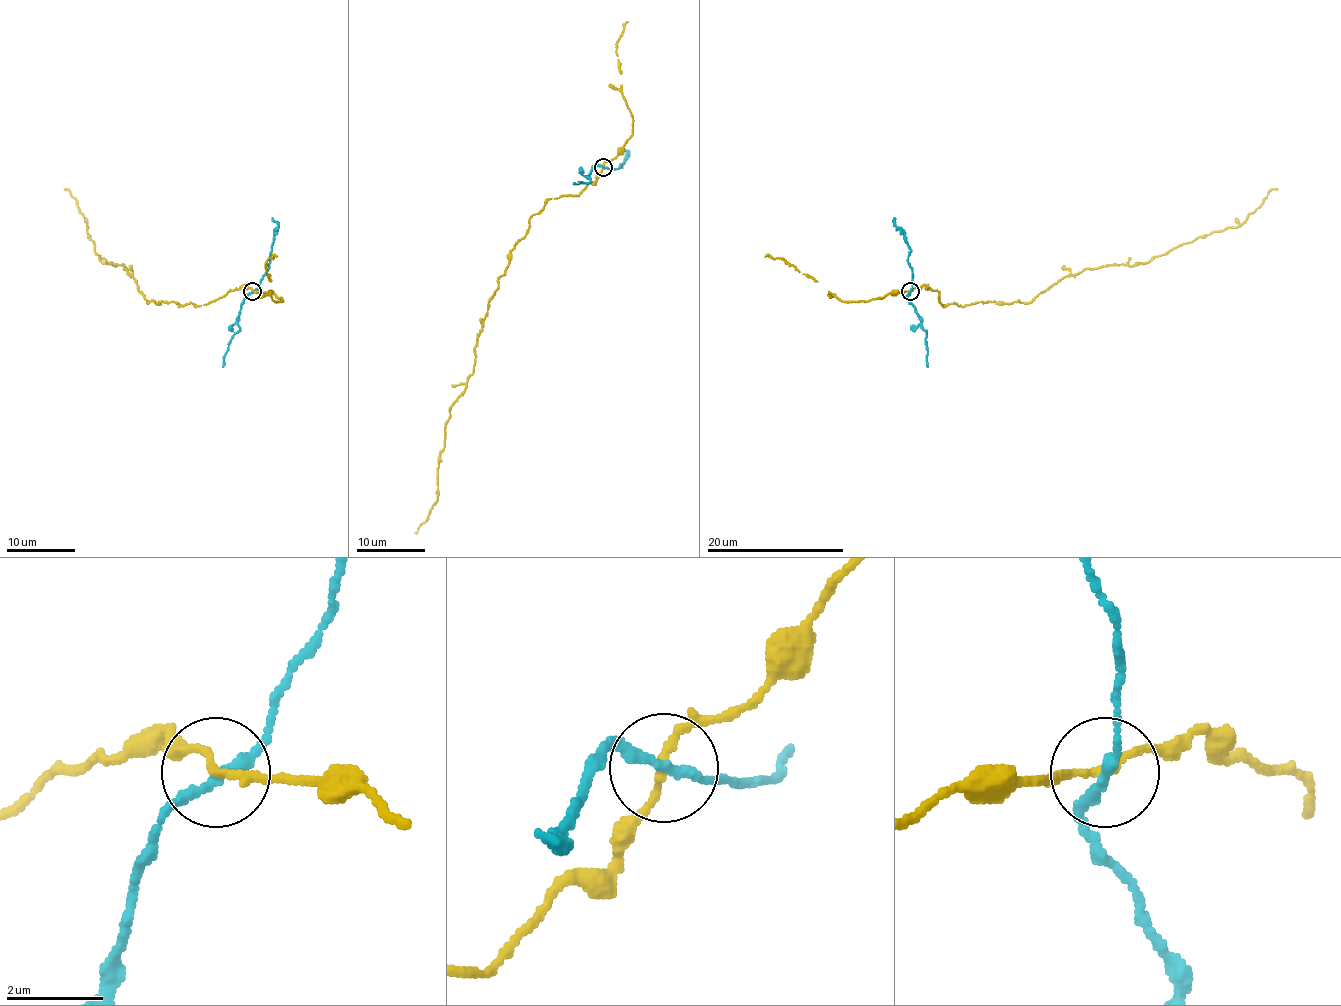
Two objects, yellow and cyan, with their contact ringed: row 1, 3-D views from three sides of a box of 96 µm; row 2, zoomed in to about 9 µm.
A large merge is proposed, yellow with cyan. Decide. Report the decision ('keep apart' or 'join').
join

